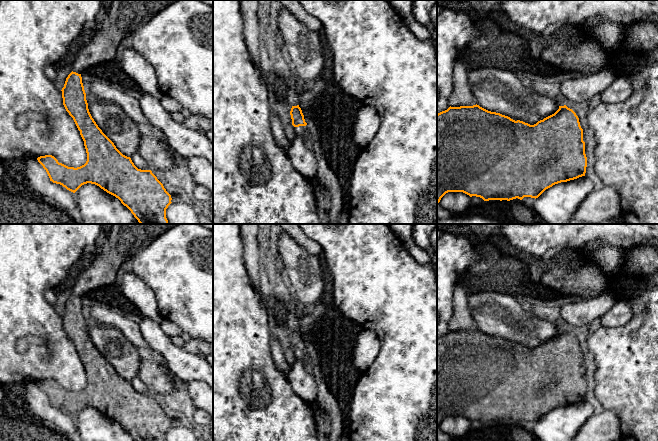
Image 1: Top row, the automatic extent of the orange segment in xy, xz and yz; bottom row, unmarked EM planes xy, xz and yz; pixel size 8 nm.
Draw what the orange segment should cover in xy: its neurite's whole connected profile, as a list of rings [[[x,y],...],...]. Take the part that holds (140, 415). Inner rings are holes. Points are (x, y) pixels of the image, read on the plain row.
[[[112,224],[101,252],[90,257],[80,269],[72,286],[72,296],[62,312],[63,329],[73,342],[84,365],[87,385],[84,389],[68,391],[52,379],[40,380],[38,386],[46,394],[50,405],[60,408],[75,417],[82,409],[91,407],[118,422],[134,441],[166,441],[166,433],[172,427],[171,419],[151,394],[138,393],[130,381],[123,379],[114,367],[102,356],[92,342],[81,299],[90,291],[115,283],[121,265],[145,249],[160,235],[177,224]]]

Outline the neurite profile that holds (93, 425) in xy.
[[[95,408],[82,409],[75,421],[82,441],[134,441],[118,422]]]

